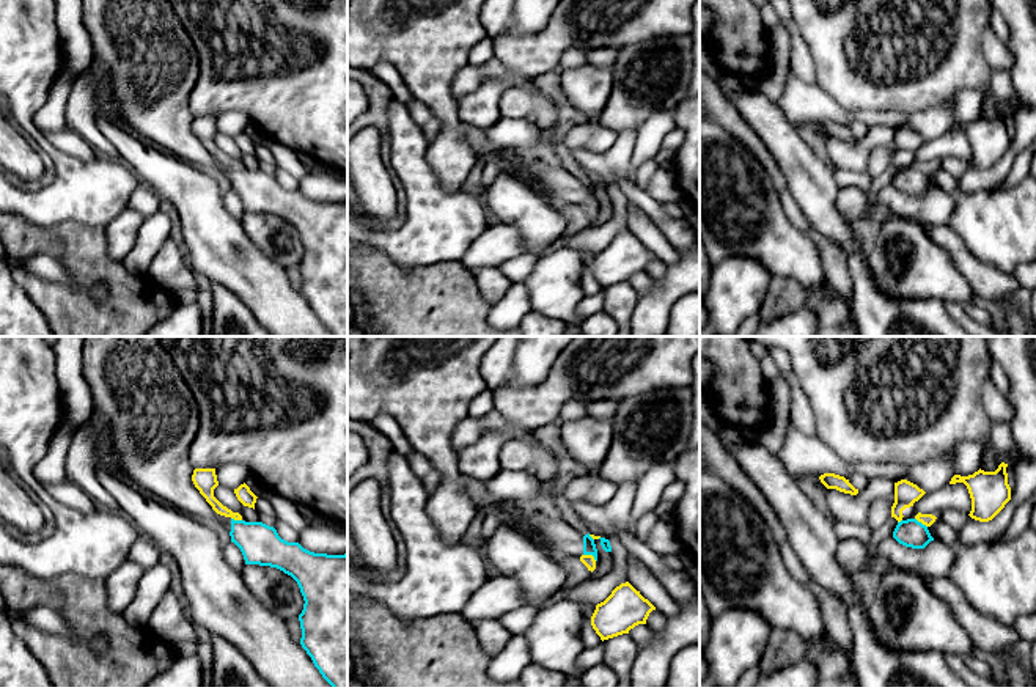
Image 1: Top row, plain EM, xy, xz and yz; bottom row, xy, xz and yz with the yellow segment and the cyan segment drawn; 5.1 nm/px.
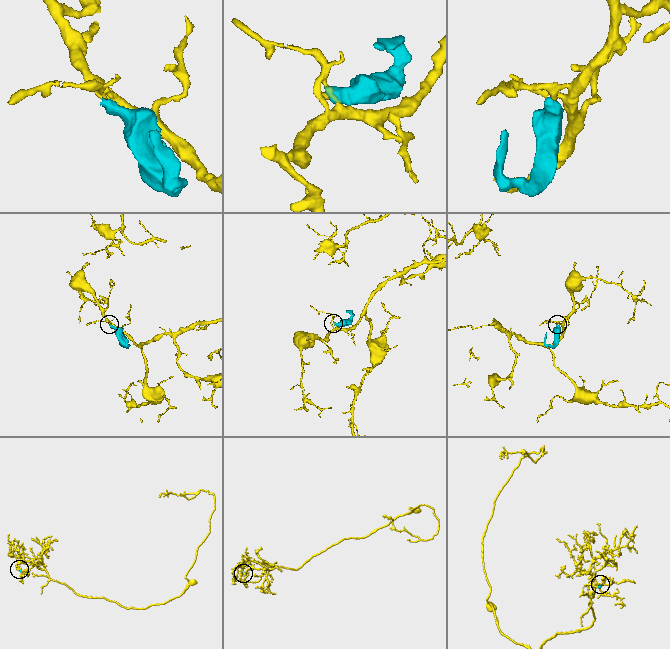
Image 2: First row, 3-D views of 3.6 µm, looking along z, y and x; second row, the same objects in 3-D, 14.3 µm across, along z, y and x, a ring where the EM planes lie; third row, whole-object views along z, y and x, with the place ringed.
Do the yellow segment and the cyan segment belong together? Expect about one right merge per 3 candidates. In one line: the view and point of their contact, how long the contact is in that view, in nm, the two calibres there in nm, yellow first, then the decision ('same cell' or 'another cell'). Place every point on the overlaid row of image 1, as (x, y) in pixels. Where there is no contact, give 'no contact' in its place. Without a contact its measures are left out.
xz (590, 555) | 80 nm | 60/60 nm | another cell

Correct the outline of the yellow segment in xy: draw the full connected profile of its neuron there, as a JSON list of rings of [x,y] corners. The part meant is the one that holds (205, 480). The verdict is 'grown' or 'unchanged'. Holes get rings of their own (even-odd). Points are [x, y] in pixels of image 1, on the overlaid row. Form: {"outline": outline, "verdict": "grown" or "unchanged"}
{"outline": [[[195,468],[192,481],[217,514],[242,520],[239,512],[233,512],[214,497],[214,489],[219,486],[215,468]]], "verdict": "unchanged"}

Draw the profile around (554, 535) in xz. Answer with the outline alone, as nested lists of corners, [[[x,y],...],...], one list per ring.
[[[464,476],[464,492],[479,509],[498,506],[503,519],[517,520],[541,544],[544,550],[557,558],[593,555],[597,561],[594,539],[568,525],[549,506],[530,506],[512,500],[492,500],[486,494],[484,481]]]

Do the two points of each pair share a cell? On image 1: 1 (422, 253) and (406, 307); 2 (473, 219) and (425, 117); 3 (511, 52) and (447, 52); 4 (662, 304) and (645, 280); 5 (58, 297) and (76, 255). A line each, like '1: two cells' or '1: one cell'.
1: two cells
2: two cells
3: two cells
4: two cells
5: one cell

